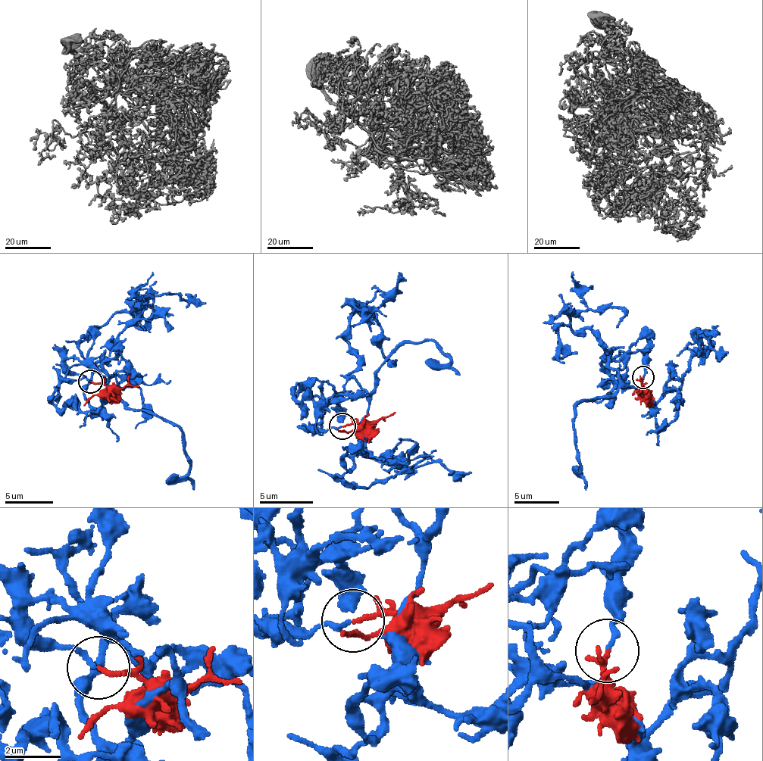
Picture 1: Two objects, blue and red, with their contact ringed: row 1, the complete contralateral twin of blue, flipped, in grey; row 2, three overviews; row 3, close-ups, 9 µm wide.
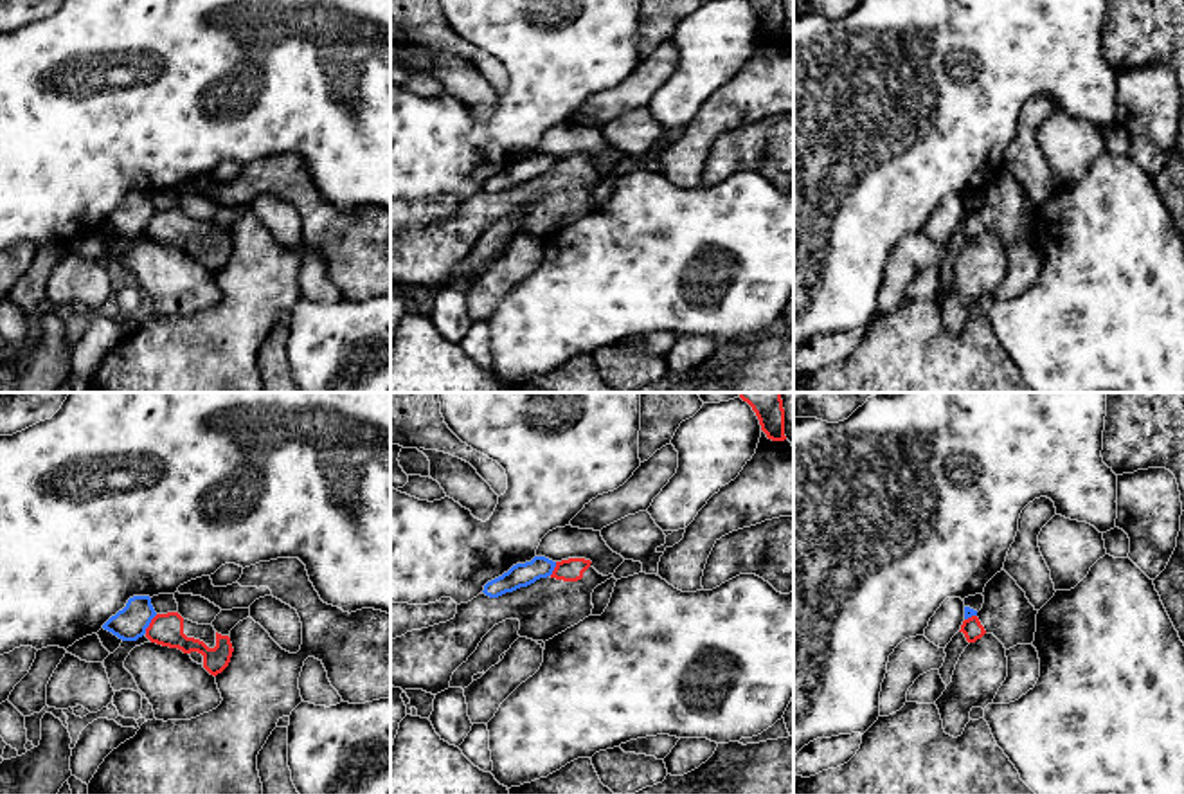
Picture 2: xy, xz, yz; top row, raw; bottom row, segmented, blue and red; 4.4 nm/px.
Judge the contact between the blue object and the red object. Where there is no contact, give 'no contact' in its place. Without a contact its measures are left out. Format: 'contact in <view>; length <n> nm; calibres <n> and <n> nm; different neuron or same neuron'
contact in xy; length 110 nm; calibres 150 and 140 nm; different neuron

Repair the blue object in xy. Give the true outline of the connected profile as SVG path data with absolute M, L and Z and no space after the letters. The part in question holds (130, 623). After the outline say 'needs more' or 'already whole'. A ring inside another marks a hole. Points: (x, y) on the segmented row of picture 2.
M133 596L122 610L103 625L103 628L122 641L137 641L146 634L146 628L155 616L157 612L149 596Z; already whole

